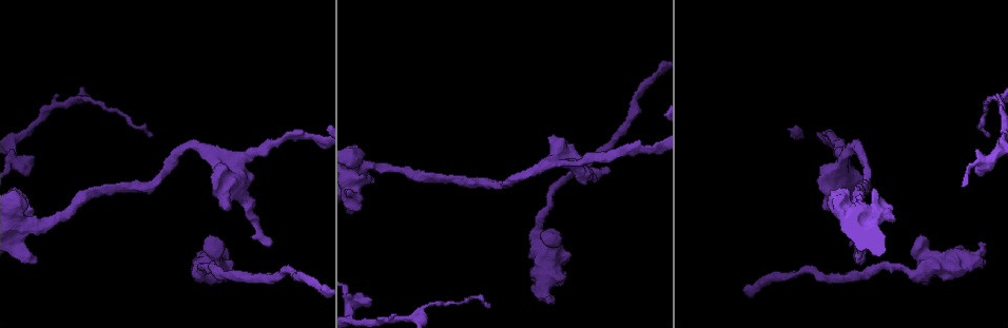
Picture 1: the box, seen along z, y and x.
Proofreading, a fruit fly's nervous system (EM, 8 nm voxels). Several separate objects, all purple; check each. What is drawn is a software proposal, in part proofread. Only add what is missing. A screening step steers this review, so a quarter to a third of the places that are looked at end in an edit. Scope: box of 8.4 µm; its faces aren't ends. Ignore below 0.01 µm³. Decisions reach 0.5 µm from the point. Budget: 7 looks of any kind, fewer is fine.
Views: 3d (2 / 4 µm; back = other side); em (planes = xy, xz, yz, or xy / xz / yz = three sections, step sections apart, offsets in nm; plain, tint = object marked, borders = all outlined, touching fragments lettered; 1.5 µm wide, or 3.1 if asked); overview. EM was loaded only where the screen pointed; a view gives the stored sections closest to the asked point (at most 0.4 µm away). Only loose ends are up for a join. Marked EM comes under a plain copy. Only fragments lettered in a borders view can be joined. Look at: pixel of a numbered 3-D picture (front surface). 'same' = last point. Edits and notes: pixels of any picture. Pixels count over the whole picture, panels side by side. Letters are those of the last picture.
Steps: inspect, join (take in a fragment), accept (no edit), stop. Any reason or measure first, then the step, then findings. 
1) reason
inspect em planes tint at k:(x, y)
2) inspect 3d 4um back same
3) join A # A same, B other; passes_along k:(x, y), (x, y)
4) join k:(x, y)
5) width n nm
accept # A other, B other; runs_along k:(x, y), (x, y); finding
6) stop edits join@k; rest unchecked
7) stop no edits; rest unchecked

free end
inspect em planes borders at 1:(363, 177)

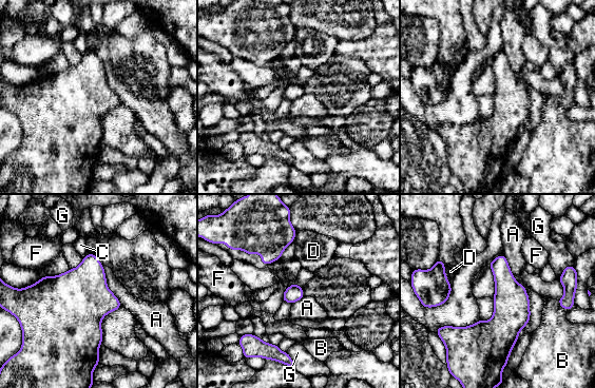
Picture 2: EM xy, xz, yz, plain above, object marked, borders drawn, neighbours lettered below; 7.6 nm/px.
longest_contact A 360 nm
accept # A other, B other, C other, D other, F other, G other; none of them fits

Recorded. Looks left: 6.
inspect 3d 2um at 1:(548, 302)

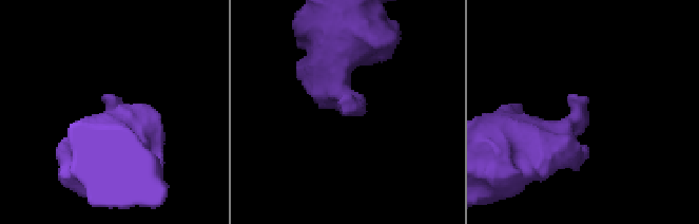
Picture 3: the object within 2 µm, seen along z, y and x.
inspect em planes borders at 3:(107, 96)

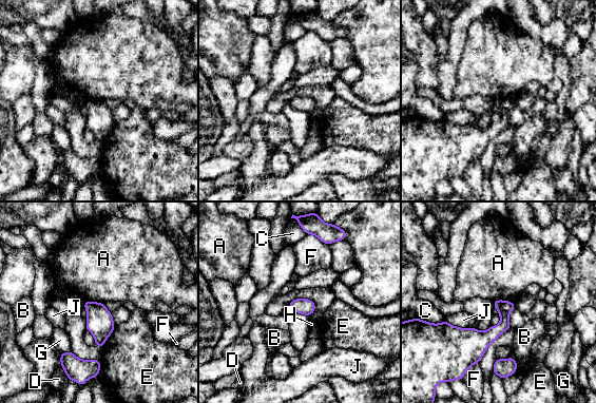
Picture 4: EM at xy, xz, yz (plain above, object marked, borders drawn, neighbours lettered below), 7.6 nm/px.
accept # A other, B other, C other, D other, E other, F other, G other, H other, J other; border 4:(87, 300), (103, 303); none of them fits

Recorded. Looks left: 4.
stop no edits; rest unchecked

